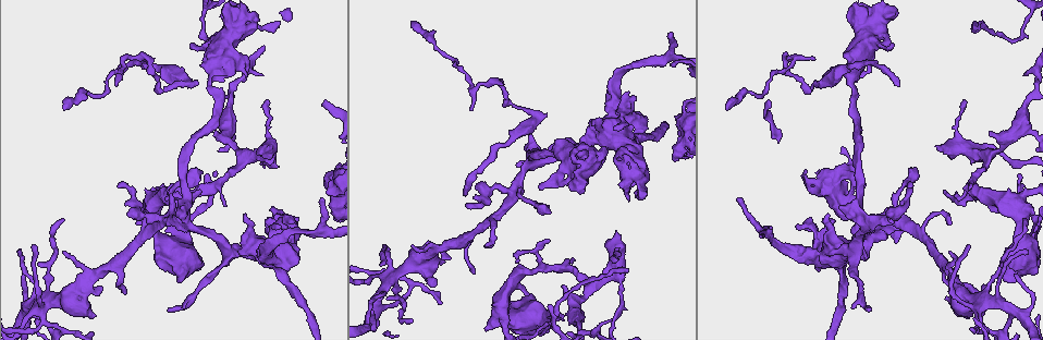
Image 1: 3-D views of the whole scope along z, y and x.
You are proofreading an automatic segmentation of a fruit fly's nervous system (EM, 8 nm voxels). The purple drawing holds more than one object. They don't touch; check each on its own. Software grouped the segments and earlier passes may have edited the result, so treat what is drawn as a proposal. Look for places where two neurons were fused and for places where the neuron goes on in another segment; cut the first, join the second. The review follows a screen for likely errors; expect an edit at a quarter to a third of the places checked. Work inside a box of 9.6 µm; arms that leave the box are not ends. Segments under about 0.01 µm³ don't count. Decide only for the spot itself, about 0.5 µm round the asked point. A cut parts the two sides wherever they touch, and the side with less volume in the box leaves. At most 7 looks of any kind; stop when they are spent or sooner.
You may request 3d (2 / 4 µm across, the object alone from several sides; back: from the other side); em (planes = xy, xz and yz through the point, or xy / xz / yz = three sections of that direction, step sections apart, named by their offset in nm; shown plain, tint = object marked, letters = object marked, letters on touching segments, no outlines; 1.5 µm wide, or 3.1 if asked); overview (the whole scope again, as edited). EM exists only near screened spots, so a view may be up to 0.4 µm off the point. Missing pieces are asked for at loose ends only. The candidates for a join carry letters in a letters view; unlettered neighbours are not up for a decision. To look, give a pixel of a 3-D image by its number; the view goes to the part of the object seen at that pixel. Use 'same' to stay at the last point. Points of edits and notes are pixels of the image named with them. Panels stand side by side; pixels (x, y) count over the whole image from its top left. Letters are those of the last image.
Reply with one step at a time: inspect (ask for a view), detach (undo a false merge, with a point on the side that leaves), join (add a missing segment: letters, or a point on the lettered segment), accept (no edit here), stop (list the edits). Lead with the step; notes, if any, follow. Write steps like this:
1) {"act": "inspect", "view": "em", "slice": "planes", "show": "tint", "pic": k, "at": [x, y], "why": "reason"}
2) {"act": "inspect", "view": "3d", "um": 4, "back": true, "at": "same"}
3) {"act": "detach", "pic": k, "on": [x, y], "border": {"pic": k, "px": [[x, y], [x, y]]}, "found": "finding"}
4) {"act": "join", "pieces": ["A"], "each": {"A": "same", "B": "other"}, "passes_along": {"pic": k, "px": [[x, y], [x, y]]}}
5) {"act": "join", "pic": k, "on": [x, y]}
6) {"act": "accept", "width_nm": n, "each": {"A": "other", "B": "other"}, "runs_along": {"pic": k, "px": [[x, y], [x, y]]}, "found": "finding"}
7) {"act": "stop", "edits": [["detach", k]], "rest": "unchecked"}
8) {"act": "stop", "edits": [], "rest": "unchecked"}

{"act": "inspect", "view": "em", "slice": "yz", "step": 4, "show": "tint", "pic": 1, "at": [557, 315], "why": "sharp bend"}

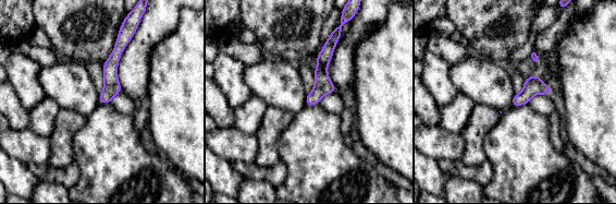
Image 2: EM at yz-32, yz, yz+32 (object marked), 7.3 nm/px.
{"act": "inspect", "view": "em", "slice": "planes", "show": "letters", "at": "same", "why": "cut it another way"}

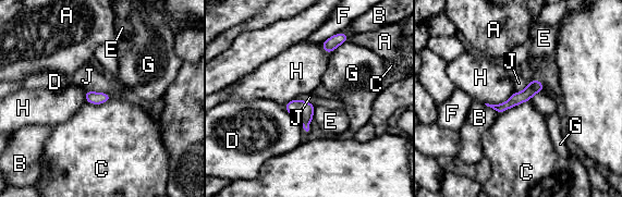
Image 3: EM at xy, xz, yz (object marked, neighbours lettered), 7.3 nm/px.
{"act": "accept", "each": {"A": "other", "B": "other", "C": "other", "D": "other", "E": "other", "F": "other", "G": "other", "H": "other", "J": "other"}, "border": {"pic": 3, "px": [[85, 88], [108, 93], [113, 98]]}, "found": "all the same neuron"}

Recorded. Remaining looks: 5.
{"act": "inspect", "view": "em", "slice": "planes", "show": "tint", "pic": 1, "at": [225, 205], "why": "thin end"}

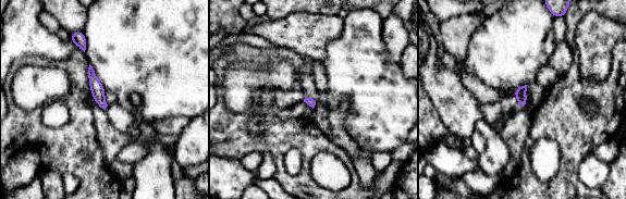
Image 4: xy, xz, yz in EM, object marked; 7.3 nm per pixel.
{"act": "inspect", "view": "em", "slice": "planes", "show": "letters", "at": "same"}

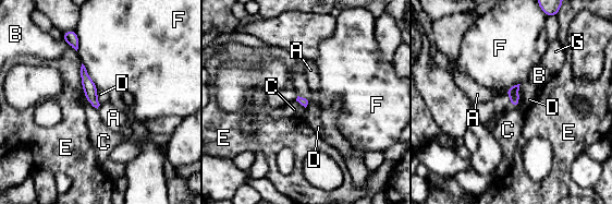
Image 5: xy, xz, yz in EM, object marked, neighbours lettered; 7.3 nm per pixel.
{"act": "accept", "each": {"A": "other", "B": "other", "C": "other", "D": "other", "E": "other", "F": "other", "G": "other"}, "runs_along": {"pic": 5, "px": [[83, 70], [92, 99], [96, 104]]}, "found": "no lettered segment goes on from it"}

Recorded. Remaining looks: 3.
{"act": "inspect", "view": "3d", "um": 2, "back": true, "pic": 1, "at": [410, 25], "why": "tapers out"}

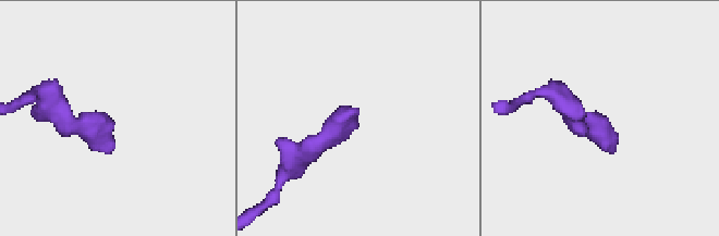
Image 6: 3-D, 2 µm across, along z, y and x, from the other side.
{"act": "inspect", "view": "em", "slice": "yz", "step": 8, "show": "letters", "pic": 6, "at": [111, 152], "why": "shape alone is not enough"}

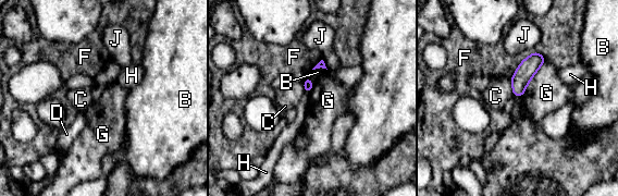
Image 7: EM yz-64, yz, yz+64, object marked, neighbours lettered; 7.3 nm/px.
{"act": "accept", "each": {"B": "other", "C": "other", "D": "other", "F": "other", "G": "other", "H": "other", "J": "other"}, "found": "none of them fits"}

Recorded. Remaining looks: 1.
{"act": "stop", "edits": [], "rest": "unchecked"}

